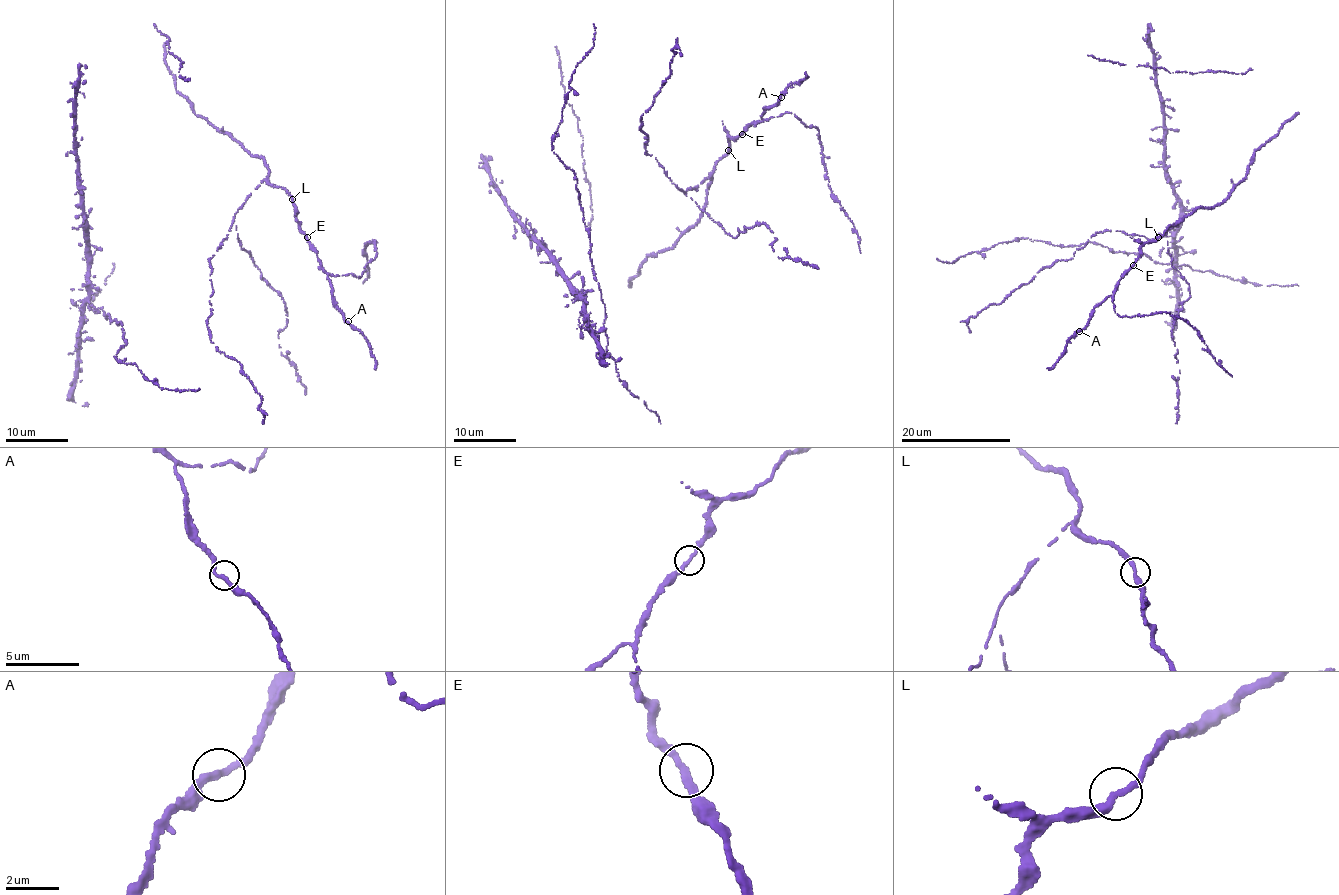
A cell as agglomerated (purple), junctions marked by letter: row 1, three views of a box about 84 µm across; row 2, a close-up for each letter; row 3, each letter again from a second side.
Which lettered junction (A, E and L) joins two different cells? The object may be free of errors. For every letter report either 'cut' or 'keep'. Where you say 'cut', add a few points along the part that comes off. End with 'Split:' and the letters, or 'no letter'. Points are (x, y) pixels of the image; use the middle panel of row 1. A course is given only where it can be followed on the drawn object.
A: keep
E: keep
L: keep
Split: no letter

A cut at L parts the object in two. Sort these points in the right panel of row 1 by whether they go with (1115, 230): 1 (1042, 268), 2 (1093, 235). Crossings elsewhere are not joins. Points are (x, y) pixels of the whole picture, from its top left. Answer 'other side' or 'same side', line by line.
1: same side
2: same side

